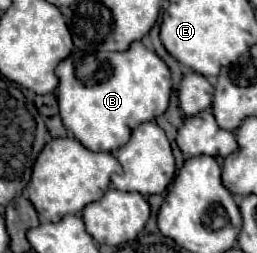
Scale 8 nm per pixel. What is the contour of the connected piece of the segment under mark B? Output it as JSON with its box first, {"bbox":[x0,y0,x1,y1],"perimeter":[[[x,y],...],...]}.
{"bbox":[55,41,169,153],"perimeter":[[[133,41],[131,49],[115,53],[75,51],[57,65],[55,73],[59,77],[57,101],[63,125],[91,151],[115,153],[129,141],[135,127],[163,115],[169,105],[169,67],[141,41]]]}

